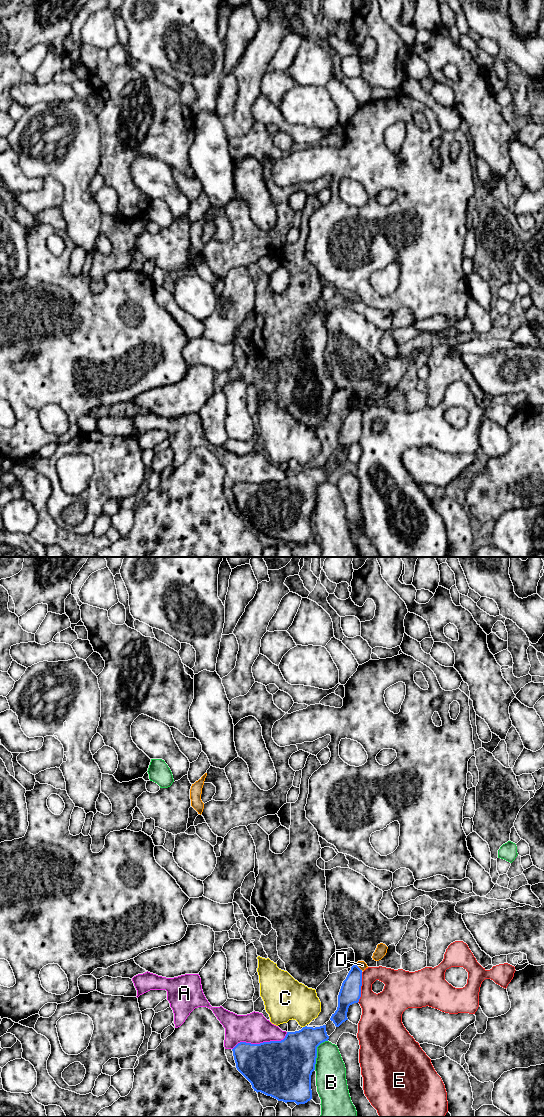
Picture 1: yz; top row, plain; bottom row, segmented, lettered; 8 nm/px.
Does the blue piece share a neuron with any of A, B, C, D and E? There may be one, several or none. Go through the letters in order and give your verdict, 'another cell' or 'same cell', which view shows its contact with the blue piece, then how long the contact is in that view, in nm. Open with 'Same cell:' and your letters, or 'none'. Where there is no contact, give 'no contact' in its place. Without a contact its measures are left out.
Same cell: none
A: another cell; meets blue in yz; contact 460 nm long
B: another cell; meets blue in yz; contact 260 nm long
C: another cell; meets blue in yz; contact 30 nm long
D: another cell; meets blue in yz; contact 80 nm long
E: another cell; meets blue in yz; contact 260 nm long

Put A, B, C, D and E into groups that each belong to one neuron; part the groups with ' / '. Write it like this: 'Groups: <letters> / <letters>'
Groups: A / B / C / D / E

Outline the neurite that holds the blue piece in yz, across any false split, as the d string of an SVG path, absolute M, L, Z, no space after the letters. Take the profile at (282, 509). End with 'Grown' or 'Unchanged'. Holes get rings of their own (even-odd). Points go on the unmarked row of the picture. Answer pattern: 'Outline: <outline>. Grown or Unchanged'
Outline: M326 465L305 466L299 471L287 472L281 481L260 484L240 482L232 491L237 510L251 523L254 531L299 545L312 539L311 515L315 510L317 487L328 479Z. Unchanged

